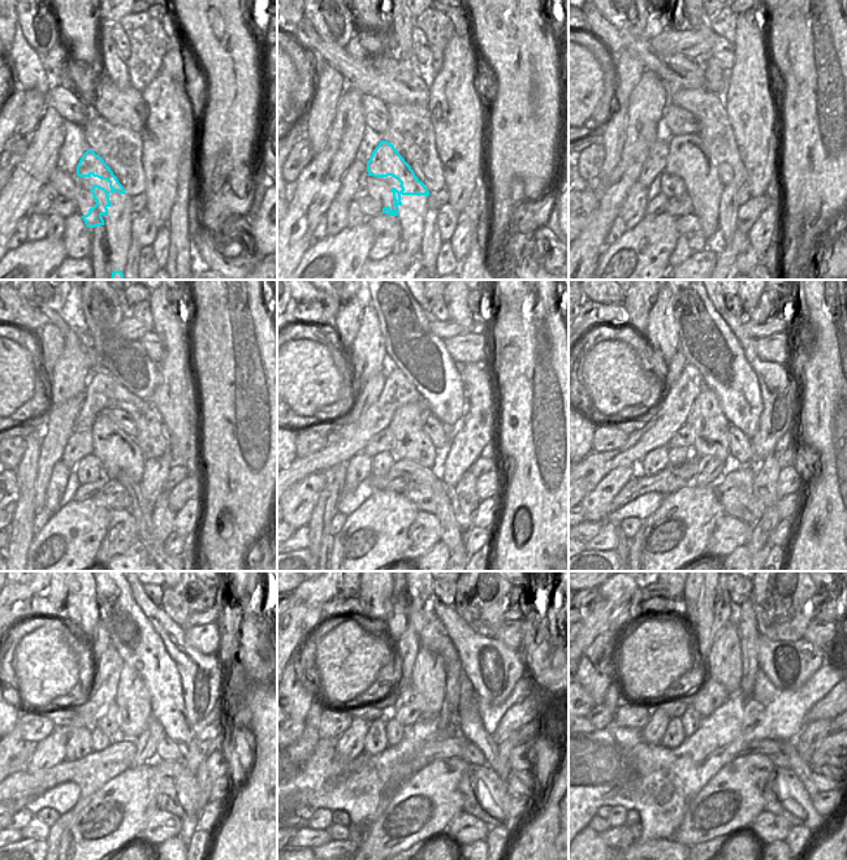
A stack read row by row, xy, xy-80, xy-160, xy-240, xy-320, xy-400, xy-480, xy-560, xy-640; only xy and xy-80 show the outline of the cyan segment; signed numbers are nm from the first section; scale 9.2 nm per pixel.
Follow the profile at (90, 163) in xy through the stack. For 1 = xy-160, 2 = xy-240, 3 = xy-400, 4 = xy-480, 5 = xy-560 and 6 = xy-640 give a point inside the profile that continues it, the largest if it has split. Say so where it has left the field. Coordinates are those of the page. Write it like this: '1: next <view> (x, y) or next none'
1: next xy-160 (688, 156)
2: next xy-240 (117, 452)
3: next xy-400 (711, 427)
4: next xy-480 (133, 699)
5: next xy-560 (428, 678)
6: next xy-640 (724, 664)

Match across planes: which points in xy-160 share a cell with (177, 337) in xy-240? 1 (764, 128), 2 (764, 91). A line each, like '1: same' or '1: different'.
1: different
2: different

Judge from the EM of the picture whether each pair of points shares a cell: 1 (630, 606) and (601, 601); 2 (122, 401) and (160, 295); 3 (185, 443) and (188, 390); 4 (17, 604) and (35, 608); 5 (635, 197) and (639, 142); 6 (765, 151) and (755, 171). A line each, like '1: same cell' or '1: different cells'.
1: different cells
2: different cells
3: same cell
4: different cells
5: different cells
6: same cell

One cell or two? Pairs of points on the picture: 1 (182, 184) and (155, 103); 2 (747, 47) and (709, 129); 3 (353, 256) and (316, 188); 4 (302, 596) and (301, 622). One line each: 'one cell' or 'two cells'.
1: two cells
2: two cells
3: two cells
4: one cell

